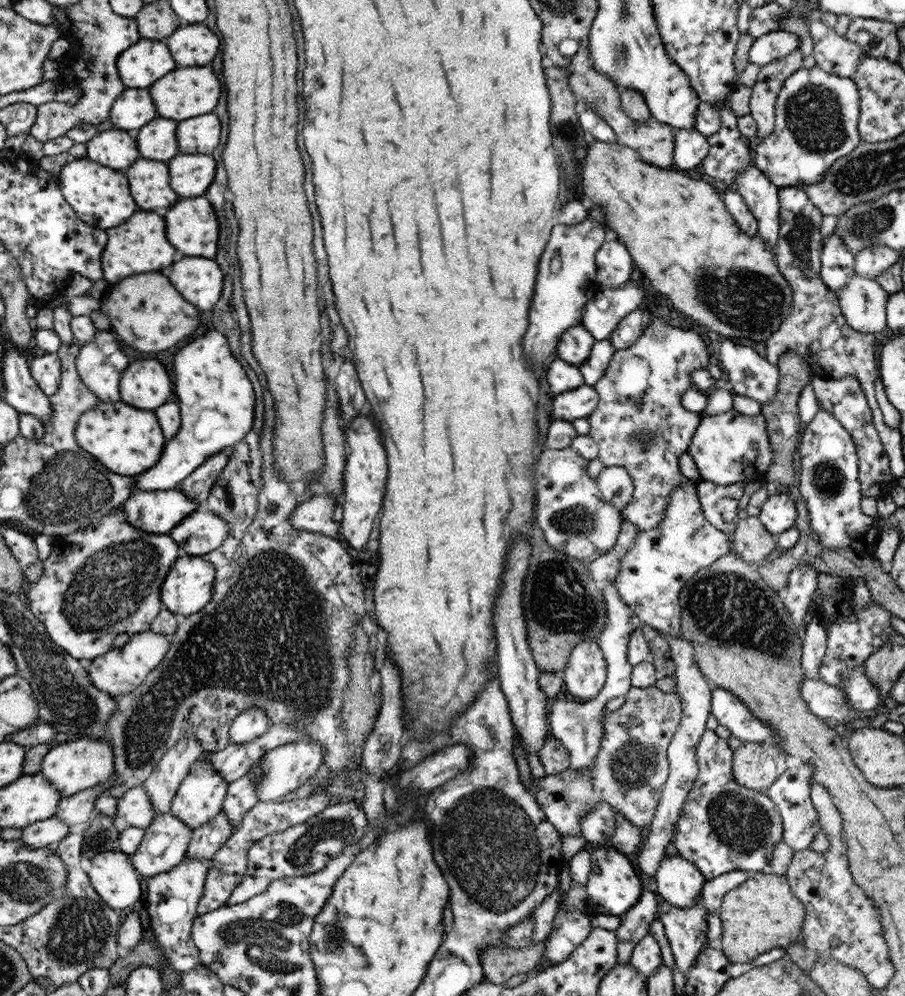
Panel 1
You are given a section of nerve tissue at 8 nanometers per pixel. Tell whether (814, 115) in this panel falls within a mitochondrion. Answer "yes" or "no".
yes

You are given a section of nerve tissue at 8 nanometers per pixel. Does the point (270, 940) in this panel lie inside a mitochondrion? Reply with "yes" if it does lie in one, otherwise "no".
yes

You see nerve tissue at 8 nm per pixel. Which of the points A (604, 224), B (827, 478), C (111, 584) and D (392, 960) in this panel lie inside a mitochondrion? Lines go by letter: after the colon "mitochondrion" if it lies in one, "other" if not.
A: other
B: mitochondrion
C: mitochondrion
D: other

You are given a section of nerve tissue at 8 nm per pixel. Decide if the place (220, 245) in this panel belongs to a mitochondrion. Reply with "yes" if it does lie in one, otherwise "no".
no

